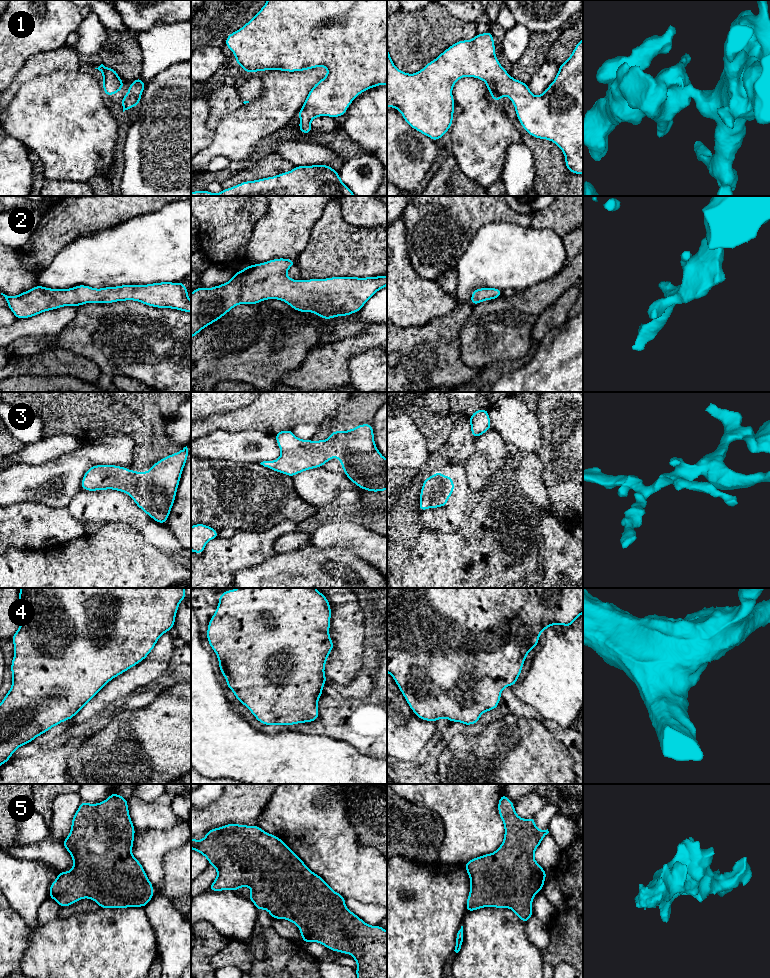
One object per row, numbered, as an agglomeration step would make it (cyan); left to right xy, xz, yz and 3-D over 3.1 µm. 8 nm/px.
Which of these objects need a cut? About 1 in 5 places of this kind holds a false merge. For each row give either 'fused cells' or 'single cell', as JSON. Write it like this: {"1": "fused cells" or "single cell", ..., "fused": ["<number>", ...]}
{"1": "single cell", "2": "single cell", "3": "single cell", "4": "single cell", "5": "single cell", "fused": []}

